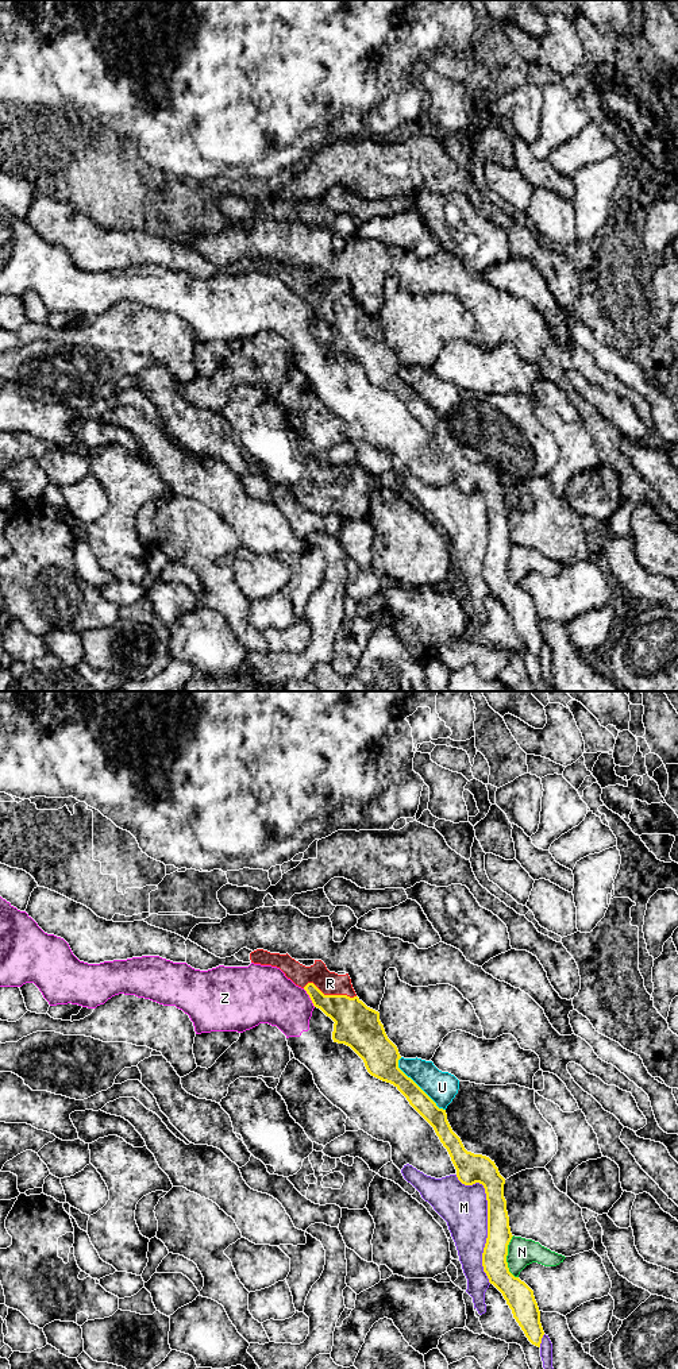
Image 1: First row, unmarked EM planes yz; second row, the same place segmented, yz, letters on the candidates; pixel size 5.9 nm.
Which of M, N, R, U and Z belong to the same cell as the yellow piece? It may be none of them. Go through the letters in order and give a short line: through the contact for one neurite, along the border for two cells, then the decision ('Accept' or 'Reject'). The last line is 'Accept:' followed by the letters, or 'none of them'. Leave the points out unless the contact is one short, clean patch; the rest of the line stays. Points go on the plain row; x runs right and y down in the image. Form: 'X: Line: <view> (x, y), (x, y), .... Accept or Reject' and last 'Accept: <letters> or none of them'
M: Reject
N: Reject
R: Line: yz (358, 335), (330, 304), (330, 292). Accept
U: Reject
Z: Line: yz (303, 297), (315, 315). Reject
Accept: R

